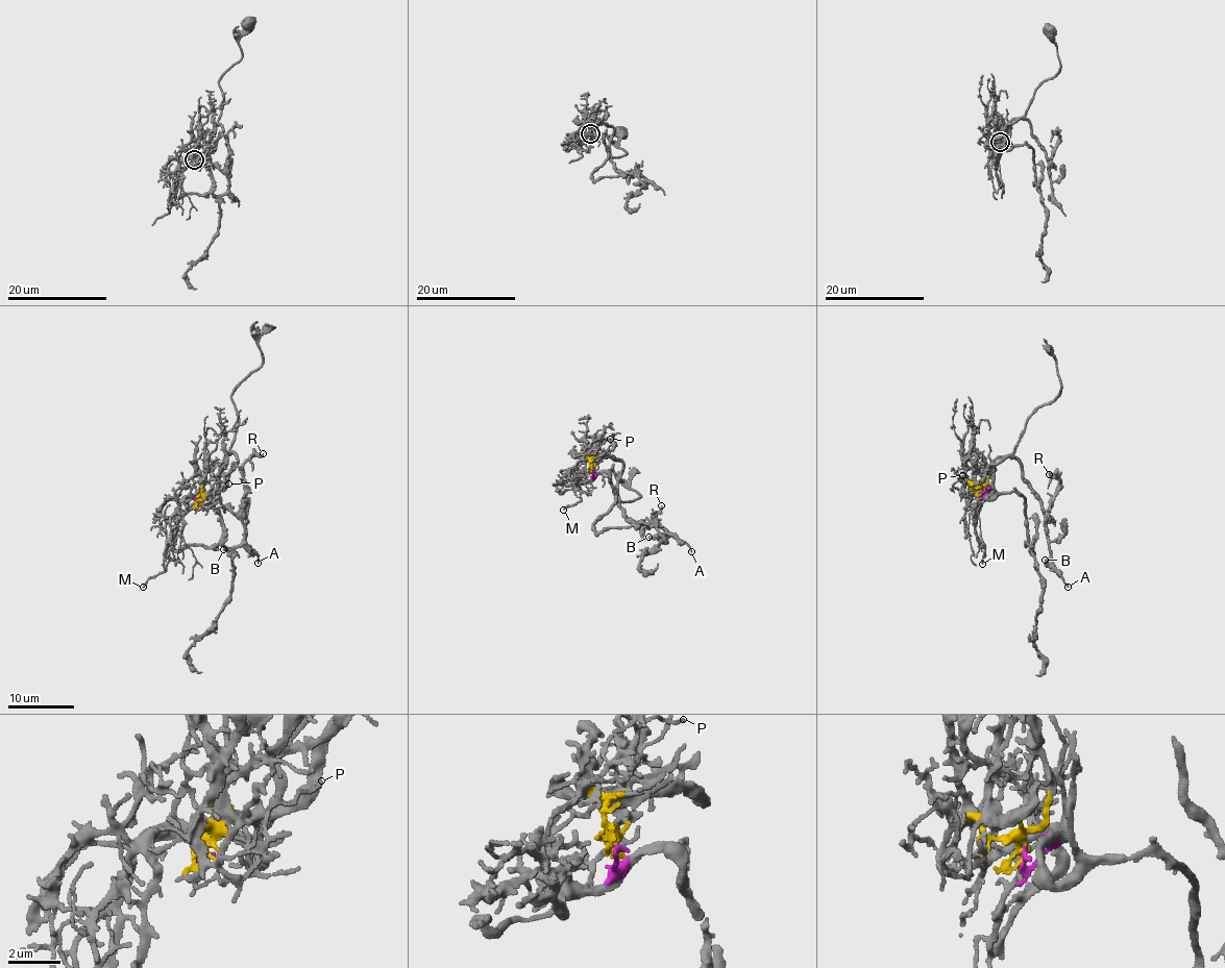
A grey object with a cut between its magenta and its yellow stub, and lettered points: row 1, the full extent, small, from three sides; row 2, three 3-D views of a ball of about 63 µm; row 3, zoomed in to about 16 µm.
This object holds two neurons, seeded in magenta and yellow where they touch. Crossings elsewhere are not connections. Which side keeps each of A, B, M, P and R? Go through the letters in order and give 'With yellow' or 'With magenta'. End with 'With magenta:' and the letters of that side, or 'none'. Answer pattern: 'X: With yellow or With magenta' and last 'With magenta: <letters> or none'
A: With yellow
B: With yellow
M: With magenta
P: With yellow
R: With yellow
With magenta: M

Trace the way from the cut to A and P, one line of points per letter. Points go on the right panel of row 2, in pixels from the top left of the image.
A: (981, 488), (972, 487), (984, 471), (1014, 457), (1045, 515), (1052, 568), (1068, 587)
P: (981, 488), (972, 487), (964, 491), (958, 478), (961, 475)

